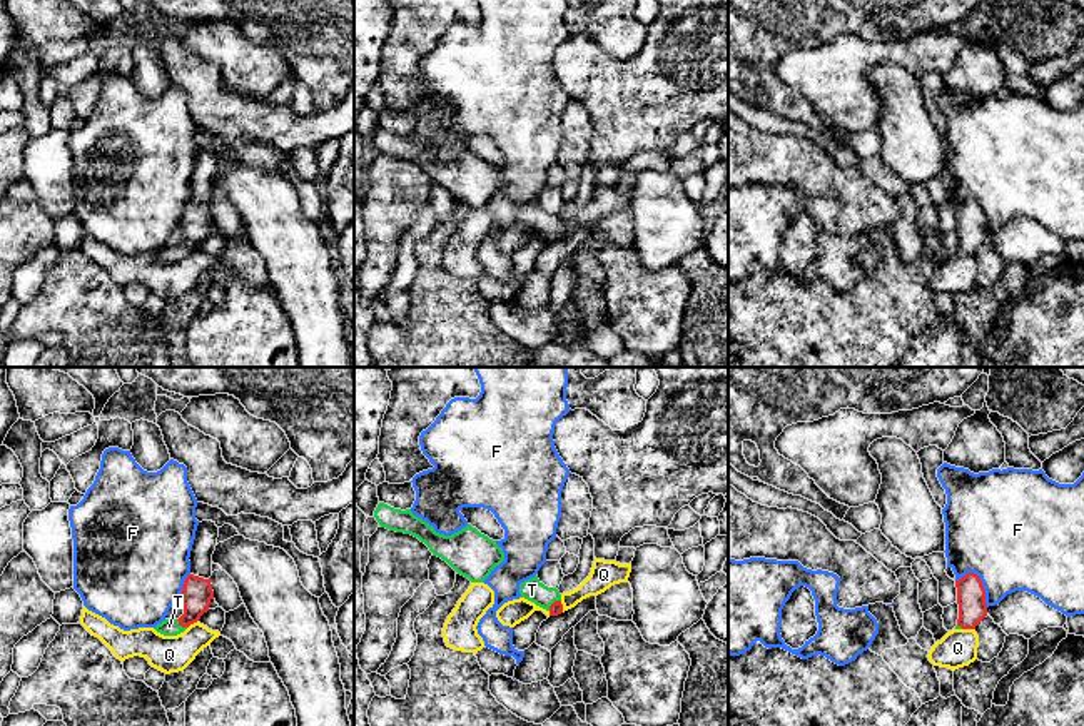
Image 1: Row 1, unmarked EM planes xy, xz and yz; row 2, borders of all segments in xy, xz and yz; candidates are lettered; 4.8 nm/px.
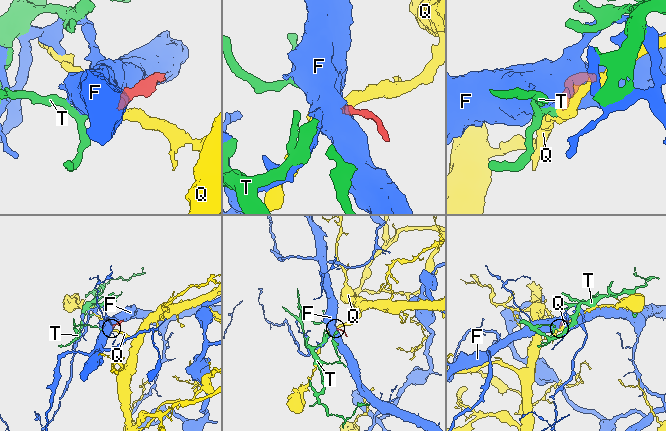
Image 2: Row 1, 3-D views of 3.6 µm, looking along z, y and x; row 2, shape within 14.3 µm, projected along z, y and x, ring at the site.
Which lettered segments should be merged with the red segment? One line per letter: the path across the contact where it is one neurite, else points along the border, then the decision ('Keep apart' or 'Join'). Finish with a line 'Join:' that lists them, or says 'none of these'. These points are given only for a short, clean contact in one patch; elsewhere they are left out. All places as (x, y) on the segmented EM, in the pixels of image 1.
F: Boundary: yz (956, 579), (974, 573), (981, 581), (987, 606). Keep apart
Q: Boundary: yz (962, 628), (974, 630). Keep apart
T: Path across: xz (557, 608), (553, 603), (531, 589). Join
Join: T

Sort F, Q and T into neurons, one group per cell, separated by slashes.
F / Q / T

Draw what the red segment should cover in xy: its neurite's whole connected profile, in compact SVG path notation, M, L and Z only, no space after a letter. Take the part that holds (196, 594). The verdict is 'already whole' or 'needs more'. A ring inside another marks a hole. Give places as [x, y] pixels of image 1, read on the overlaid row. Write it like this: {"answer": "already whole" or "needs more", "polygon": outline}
{"answer": "needs more", "polygon": "M189 574L184 581L180 592L184 614L179 619L165 619L154 629L164 636L177 636L184 633L190 624L197 623L204 613L209 611L209 604L214 599L210 577L204 579Z"}

